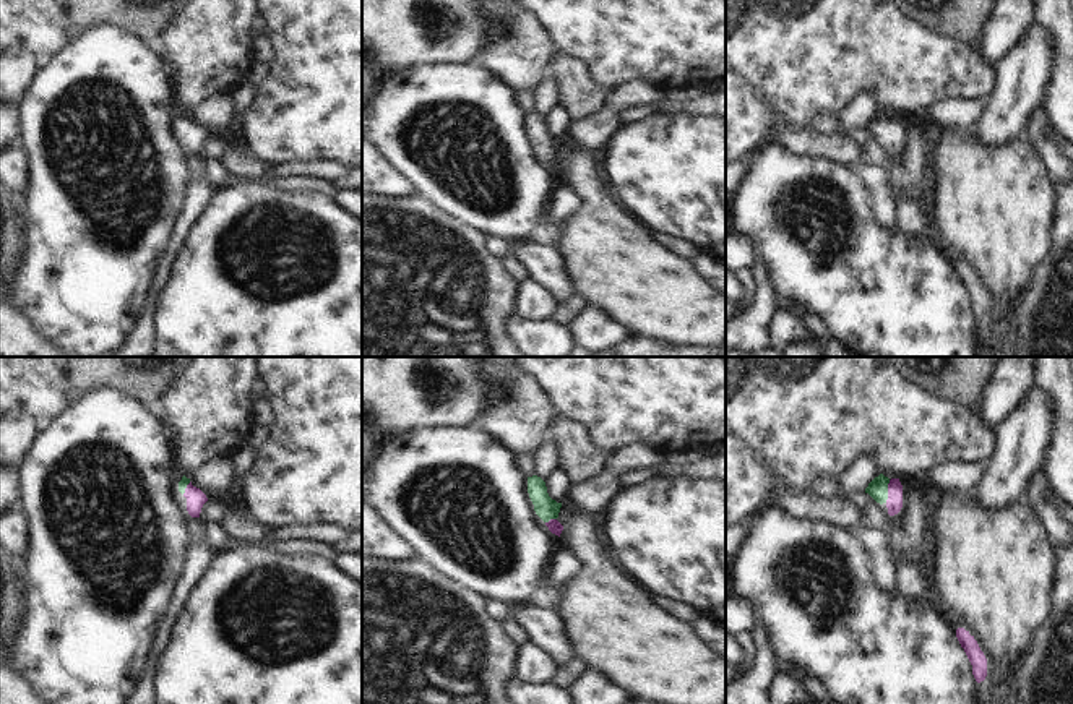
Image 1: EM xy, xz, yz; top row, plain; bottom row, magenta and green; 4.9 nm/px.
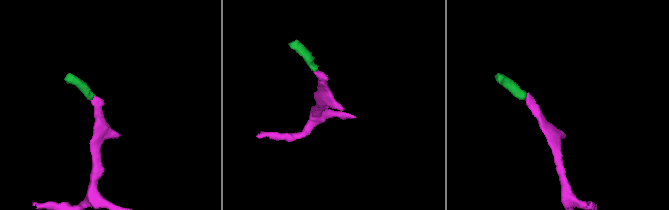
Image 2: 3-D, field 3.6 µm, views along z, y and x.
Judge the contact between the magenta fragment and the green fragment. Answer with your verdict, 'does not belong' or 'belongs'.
belongs

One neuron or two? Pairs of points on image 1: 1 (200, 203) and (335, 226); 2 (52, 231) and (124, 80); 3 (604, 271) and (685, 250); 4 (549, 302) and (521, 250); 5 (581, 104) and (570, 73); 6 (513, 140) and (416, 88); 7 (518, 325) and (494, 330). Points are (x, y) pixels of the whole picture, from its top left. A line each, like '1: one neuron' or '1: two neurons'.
1: two neurons
2: one neuron
3: two neurons
4: two neurons
5: one neuron
6: one neuron
7: two neurons

